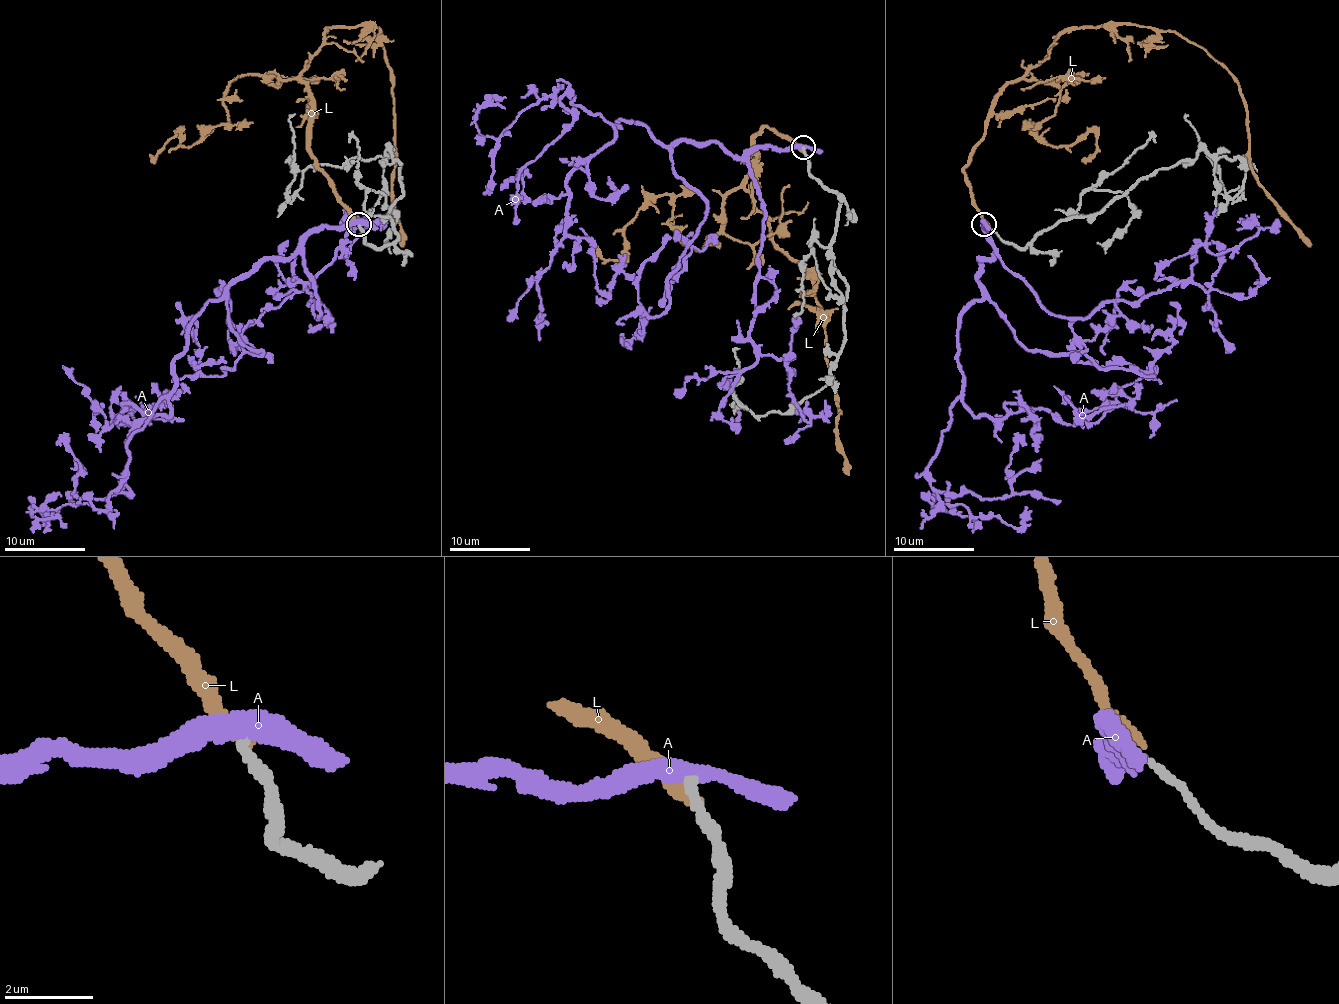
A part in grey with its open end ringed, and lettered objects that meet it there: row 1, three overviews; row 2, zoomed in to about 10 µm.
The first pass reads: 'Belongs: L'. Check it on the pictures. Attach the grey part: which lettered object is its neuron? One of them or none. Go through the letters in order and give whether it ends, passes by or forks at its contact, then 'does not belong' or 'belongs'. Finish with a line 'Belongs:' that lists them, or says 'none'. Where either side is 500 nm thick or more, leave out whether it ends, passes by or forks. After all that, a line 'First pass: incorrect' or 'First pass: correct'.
A: it passes by; does not belong
L: it ends there; does not belong
Belongs: none
First pass: incorrect

